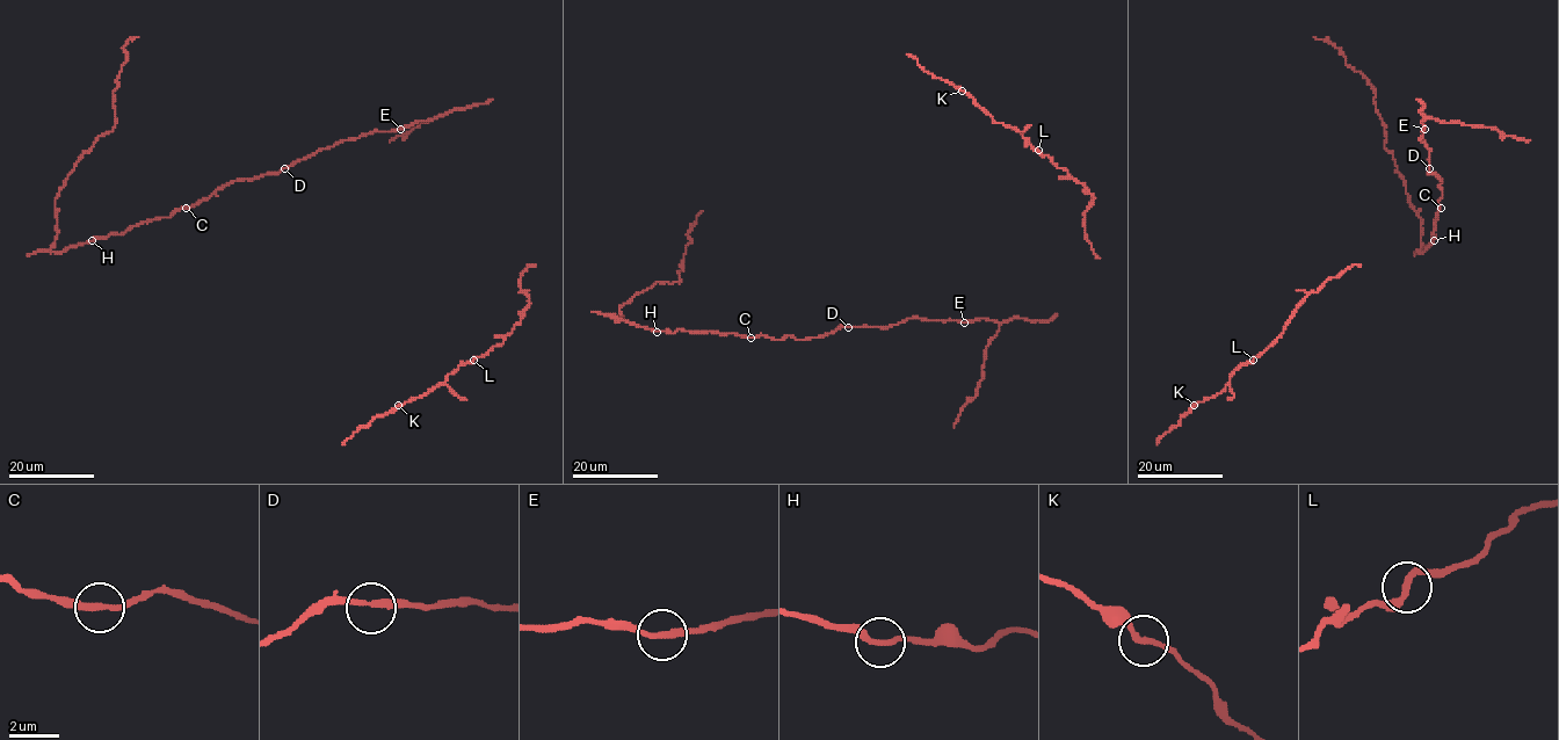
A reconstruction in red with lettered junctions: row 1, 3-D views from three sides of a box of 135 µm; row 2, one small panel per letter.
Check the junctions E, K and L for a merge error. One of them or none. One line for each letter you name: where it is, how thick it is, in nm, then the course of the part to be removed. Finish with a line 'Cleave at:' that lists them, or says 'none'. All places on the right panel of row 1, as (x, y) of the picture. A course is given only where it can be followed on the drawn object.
Cleave at: none

